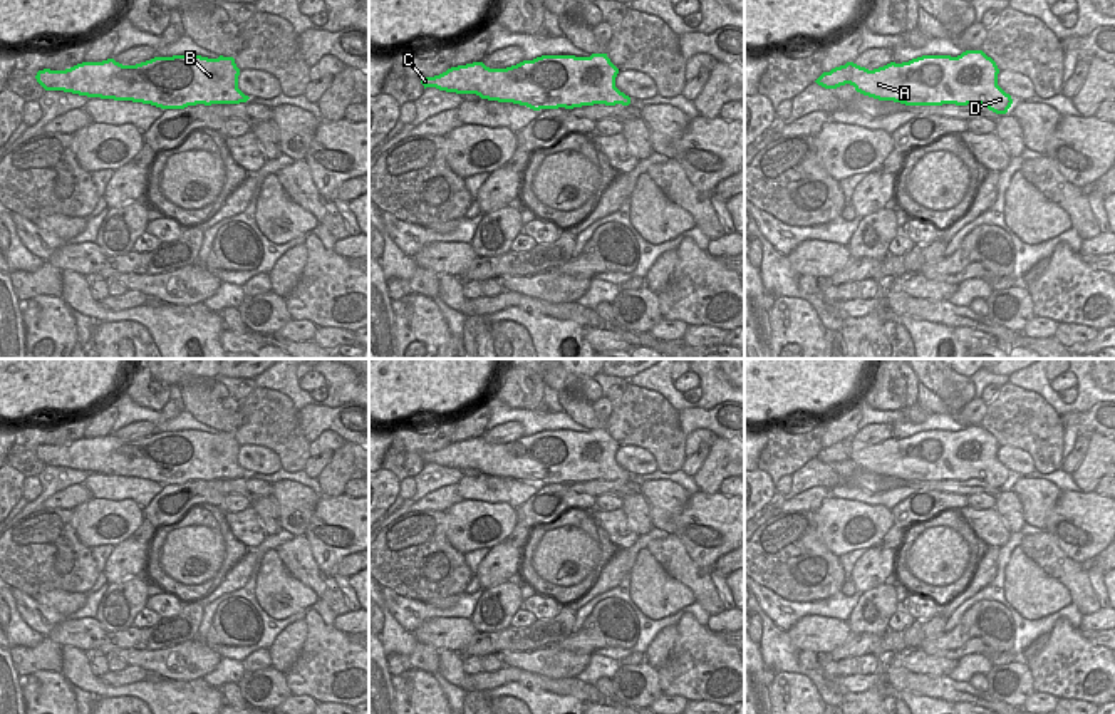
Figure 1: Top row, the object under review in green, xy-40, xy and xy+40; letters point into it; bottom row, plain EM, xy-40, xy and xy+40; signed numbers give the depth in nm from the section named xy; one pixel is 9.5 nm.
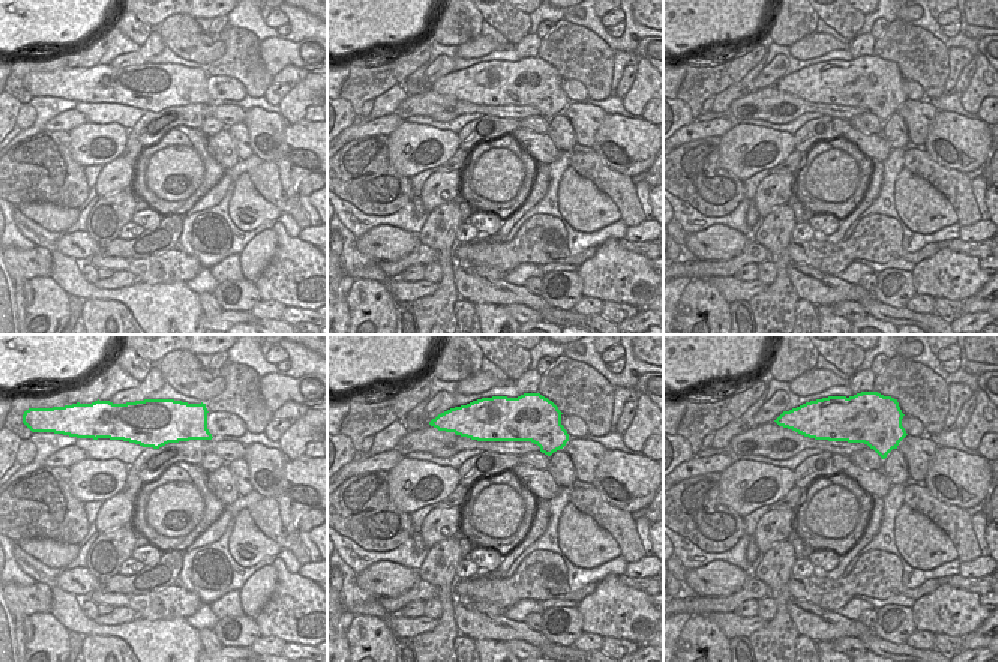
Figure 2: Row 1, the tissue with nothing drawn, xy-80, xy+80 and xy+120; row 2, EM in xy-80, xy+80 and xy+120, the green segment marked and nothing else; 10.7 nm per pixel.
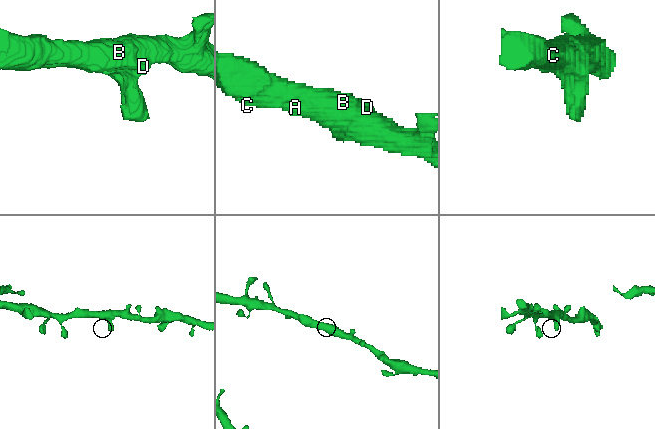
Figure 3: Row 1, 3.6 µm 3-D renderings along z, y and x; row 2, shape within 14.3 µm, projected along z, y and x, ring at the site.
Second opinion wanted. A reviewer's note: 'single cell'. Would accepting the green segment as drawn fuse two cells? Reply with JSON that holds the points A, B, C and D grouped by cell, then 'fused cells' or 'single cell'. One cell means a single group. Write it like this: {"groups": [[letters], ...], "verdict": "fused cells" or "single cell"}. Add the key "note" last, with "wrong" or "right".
{"groups": [["A", "B", "C", "D"]], "verdict": "single cell", "note": "right"}

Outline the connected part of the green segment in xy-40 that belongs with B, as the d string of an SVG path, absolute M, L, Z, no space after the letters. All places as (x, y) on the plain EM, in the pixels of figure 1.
M189 429L154 432L136 441L114 434L82 437L65 446L39 446L35 454L45 466L184 484L246 478L250 473L238 464L238 451L233 432Z

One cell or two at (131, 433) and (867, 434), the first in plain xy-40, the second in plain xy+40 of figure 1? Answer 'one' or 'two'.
one

